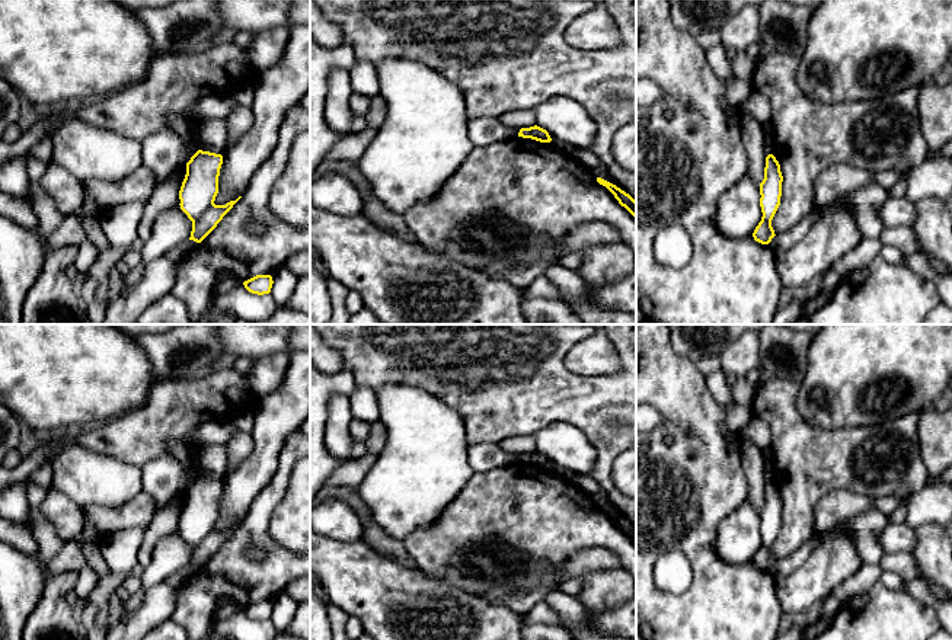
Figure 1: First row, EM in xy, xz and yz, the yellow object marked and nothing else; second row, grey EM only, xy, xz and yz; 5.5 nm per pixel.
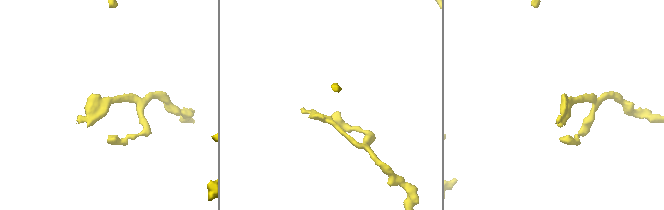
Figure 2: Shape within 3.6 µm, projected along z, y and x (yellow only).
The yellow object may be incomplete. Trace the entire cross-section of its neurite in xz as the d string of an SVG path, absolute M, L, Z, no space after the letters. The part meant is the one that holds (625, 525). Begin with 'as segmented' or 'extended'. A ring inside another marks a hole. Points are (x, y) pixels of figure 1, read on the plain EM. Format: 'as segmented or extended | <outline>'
as segmented | M597 503L597 508L600 511L606 512L614 521L614 524L619 527L619 529L622 532L624 532L636 544L636 527L629 519L626 519L616 511L613 511L601 503Z

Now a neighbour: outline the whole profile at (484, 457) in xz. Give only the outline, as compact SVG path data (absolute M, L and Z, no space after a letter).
M486 442L469 447L469 464L475 473L485 473L518 463L520 455L505 452L499 442Z

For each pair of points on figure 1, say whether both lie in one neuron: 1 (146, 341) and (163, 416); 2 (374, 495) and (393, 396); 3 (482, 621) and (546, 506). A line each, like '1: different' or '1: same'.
1: different
2: same
3: different

